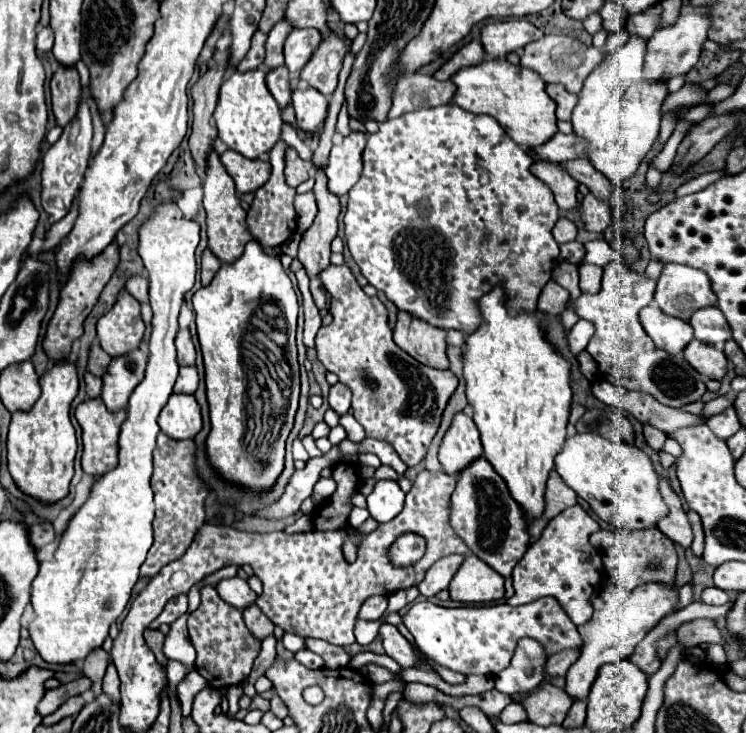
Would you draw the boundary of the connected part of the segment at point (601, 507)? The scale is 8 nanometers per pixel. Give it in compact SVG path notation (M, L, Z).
M575 434L567 438L561 454L555 458L555 470L614 530L653 528L657 520L669 514L659 492L659 476L649 456L631 444L617 444L597 434Z

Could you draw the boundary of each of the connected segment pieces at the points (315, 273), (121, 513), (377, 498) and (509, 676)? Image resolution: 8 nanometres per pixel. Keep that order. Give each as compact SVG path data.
M315 170L315 198L317 198L317 206L319 206L319 212L315 216L315 222L313 226L303 234L303 240L299 244L299 250L297 250L297 260L303 264L303 268L307 270L309 278L311 278L311 294L313 294L313 300L317 304L319 310L327 308L327 292L319 280L319 272L323 272L327 266L329 266L329 256L331 256L331 240L337 236L337 216L339 216L339 198L329 194L327 190L327 180L325 180L325 172L323 170Z
M163 202L157 210L141 224L139 228L139 256L143 260L144 267L149 272L149 302L153 308L153 332L151 332L151 354L149 364L143 382L133 390L127 406L127 418L121 424L119 432L119 466L115 470L105 472L99 476L91 488L91 494L87 502L75 512L75 516L69 520L59 548L53 554L51 562L43 562L39 566L39 574L33 580L31 586L31 606L35 612L35 618L29 622L29 636L39 652L39 656L49 664L73 664L77 660L85 660L89 652L103 646L103 640L109 636L109 628L121 612L125 610L133 586L139 580L139 568L145 562L145 556L153 544L153 490L149 486L149 478L153 472L153 450L155 440L159 434L157 416L167 404L173 384L177 378L177 352L175 352L175 336L177 336L177 316L179 308L183 304L185 294L195 284L195 248L199 244L199 224L191 218L185 218L183 212L175 202Z
M381 480L367 496L367 510L375 522L385 524L403 510L403 498L405 494L401 492L397 482Z
M519 640L517 652L503 672L495 676L495 688L503 694L525 694L545 680L545 648L537 640Z

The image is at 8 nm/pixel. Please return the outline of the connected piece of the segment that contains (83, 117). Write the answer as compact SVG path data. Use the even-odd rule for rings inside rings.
M81 100L79 112L73 118L71 124L63 128L61 138L52 145L41 146L43 155L43 172L41 172L41 206L47 212L53 222L61 220L73 204L73 198L77 194L83 180L83 174L89 164L89 154L91 154L91 138L93 138L93 124L91 124L91 112L85 100Z

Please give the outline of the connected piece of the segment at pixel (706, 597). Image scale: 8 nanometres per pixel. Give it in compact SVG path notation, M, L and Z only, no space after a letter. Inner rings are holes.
M705 588L705 590L703 590L701 600L703 600L705 604L715 604L715 606L721 606L721 604L725 604L725 600L729 600L729 596L727 596L725 592L721 592L719 588Z

